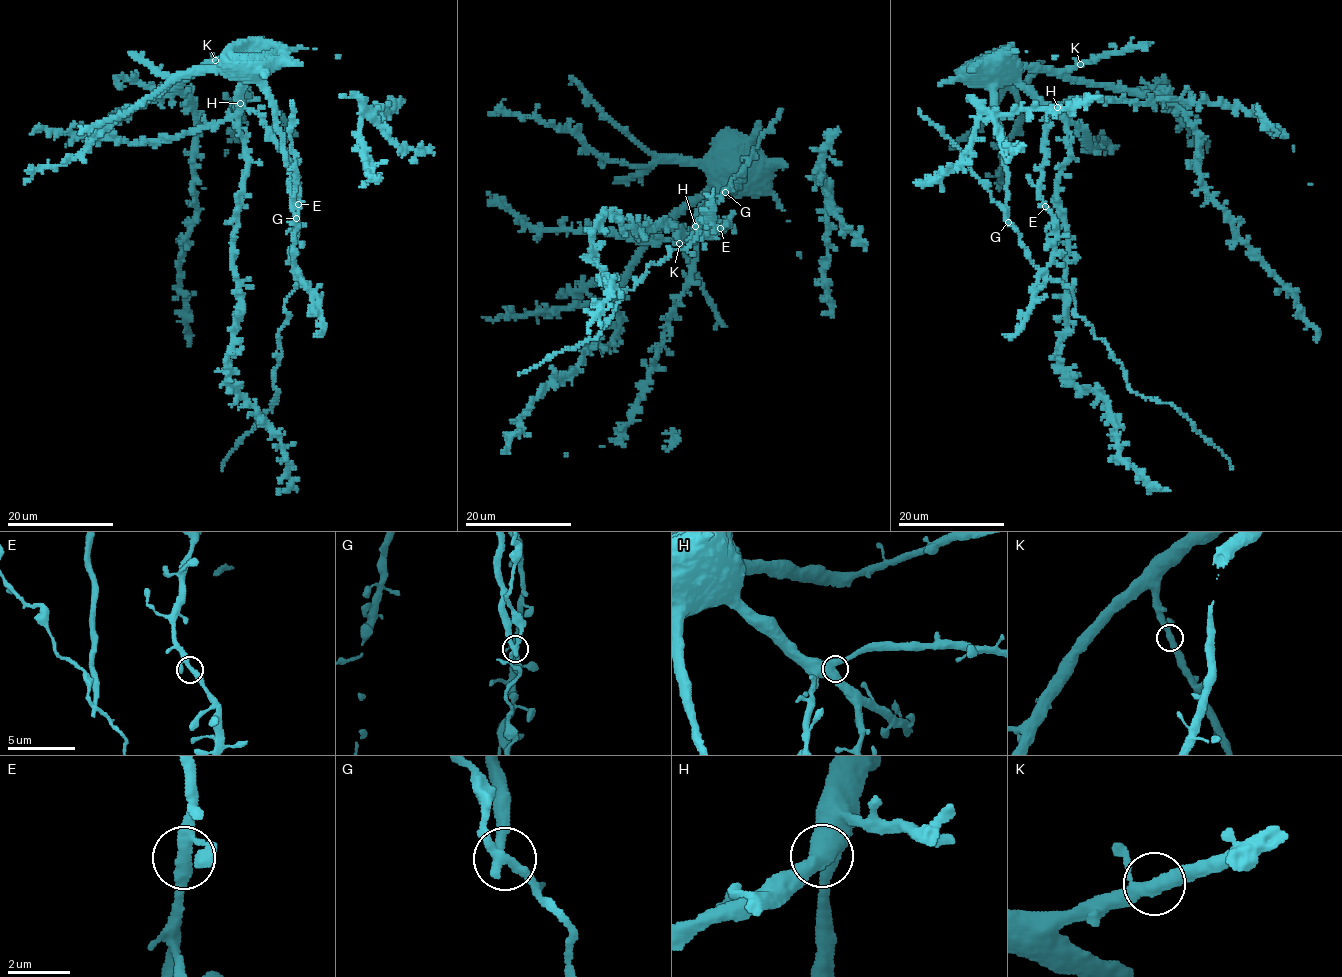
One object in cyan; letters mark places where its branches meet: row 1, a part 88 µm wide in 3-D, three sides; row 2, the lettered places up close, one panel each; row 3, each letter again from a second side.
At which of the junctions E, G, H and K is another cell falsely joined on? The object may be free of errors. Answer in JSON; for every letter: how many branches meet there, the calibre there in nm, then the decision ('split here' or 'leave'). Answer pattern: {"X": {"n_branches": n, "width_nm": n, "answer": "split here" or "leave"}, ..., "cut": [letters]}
{"E": {"n_branches": 3, "width_nm": 320, "answer": "leave"}, "G": {"n_branches": 3, "width_nm": 320, "answer": "split here"}, "H": {"n_branches": 3, "width_nm": 480, "answer": "leave"}, "K": {"n_branches": 3, "width_nm": 340, "answer": "leave"}, "cut": ["G"]}

